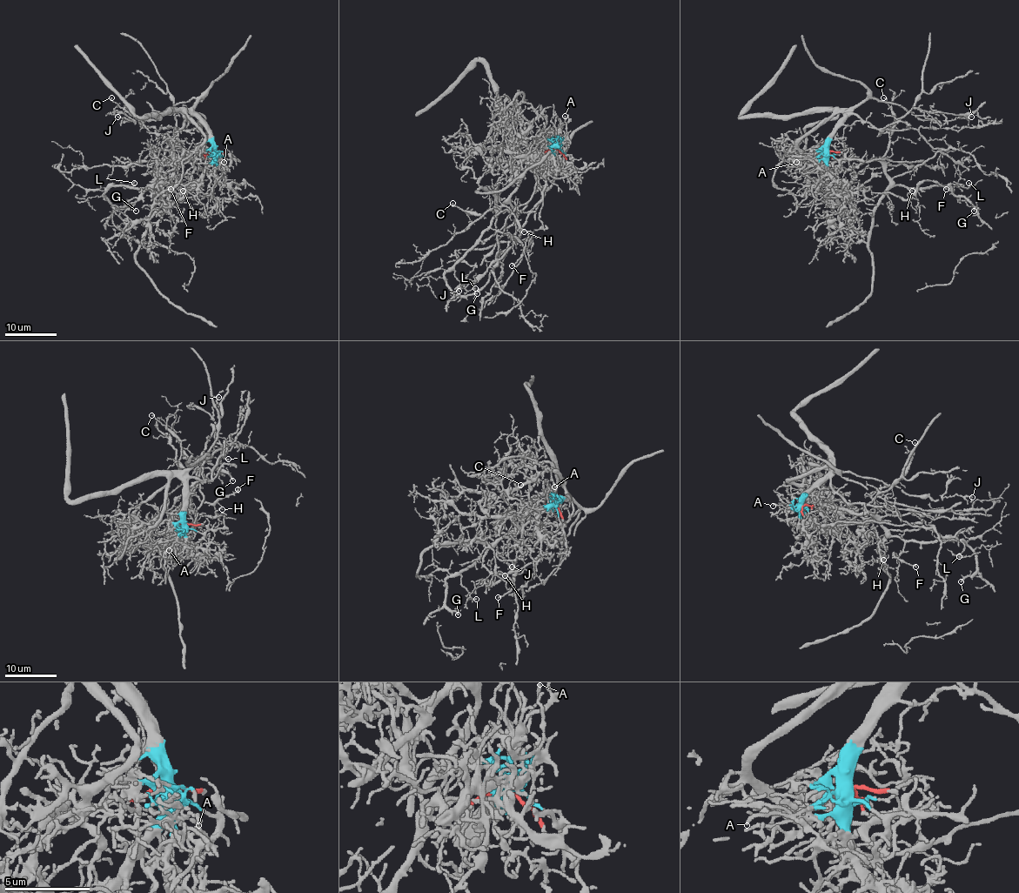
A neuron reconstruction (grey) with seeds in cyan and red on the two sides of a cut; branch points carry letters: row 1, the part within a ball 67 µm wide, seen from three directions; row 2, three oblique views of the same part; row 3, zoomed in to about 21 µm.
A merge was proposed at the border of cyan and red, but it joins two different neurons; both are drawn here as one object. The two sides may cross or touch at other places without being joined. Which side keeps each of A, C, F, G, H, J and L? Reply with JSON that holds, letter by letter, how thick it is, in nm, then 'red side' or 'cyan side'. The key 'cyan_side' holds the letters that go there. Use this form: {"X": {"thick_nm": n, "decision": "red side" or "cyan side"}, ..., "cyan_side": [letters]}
{"A": {"thick_nm": 170, "decision": "cyan side"}, "C": {"thick_nm": 140, "decision": "red side"}, "F": {"thick_nm": 180, "decision": "red side"}, "G": {"thick_nm": 150, "decision": "red side"}, "H": {"thick_nm": 120, "decision": "red side"}, "J": {"thick_nm": 120, "decision": "cyan side"}, "L": {"thick_nm": 150, "decision": "red side"}, "cyan_side": ["A", "J"]}

